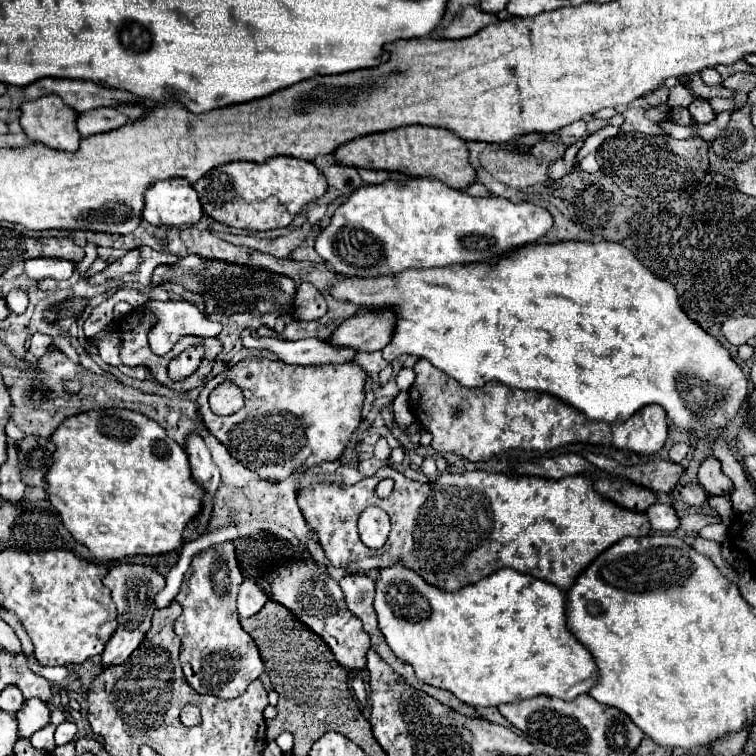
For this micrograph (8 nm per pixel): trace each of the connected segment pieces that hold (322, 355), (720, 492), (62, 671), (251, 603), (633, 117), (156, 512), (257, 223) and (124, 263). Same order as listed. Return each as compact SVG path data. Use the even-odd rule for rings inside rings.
M244 330L240 336L246 348L266 348L276 352L282 362L286 364L346 364L354 362L356 352L354 348L334 348L328 340L306 338L298 342L290 340L276 340L276 338L262 338L252 330Z
M706 458L700 466L698 480L704 486L704 490L712 496L726 496L734 490L734 484L728 476L724 476L720 462L716 458Z
M34 657L28 658L28 665L35 674L44 676L46 680L50 680L54 684L68 684L72 680L70 668L48 668L48 666L40 665Z
M244 580L238 592L238 612L242 618L254 616L268 602L268 596L256 586L254 580Z
M628 108L624 115L624 124L620 126L620 132L623 134L635 132L636 134L642 134L645 136L666 136L666 132L646 116L648 108Z
M124 408L90 410L64 420L52 434L52 440L56 452L46 476L48 500L60 512L64 526L78 542L88 546L94 558L122 560L128 556L156 556L174 552L184 544L184 530L202 512L206 492L190 476L186 450L168 438L162 426L144 414Z
M274 156L264 164L230 162L216 166L194 184L194 190L198 192L200 204L210 218L226 226L256 232L290 226L306 204L326 194L328 182L312 162L290 156Z
M134 248L134 250L130 250L126 256L114 260L112 264L108 264L102 272L90 276L88 282L90 282L92 286L100 286L100 284L106 284L108 280L118 280L118 278L122 278L124 274L134 272L134 270L140 266L140 260L142 260L142 258L140 258L140 248Z

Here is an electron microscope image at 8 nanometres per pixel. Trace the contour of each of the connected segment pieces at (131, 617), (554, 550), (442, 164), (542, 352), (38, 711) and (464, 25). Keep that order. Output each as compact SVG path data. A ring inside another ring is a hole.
M120 564L120 566L114 566L106 574L104 584L114 594L114 602L118 606L118 628L110 636L110 640L102 652L102 664L108 666L108 664L122 664L138 648L138 644L142 644L142 636L146 636L146 632L150 630L150 620L152 620L152 614L156 610L154 598L164 588L166 580L154 568Z
M386 464L374 476L346 488L340 488L336 484L312 484L310 488L302 488L298 492L298 506L308 526L318 536L318 542L322 544L328 560L336 568L348 574L370 574L402 562L406 568L422 576L428 584L448 592L456 592L468 584L474 584L500 568L514 568L522 574L530 574L546 582L550 580L562 590L570 590L576 576L580 576L590 566L590 562L606 548L610 548L624 536L642 538L650 534L650 522L644 512L630 512L602 498L594 492L592 480L586 476L568 476L562 480L553 480L539 476L488 474L484 470L474 470L464 474L444 472L438 480L420 484L408 480L396 468ZM384 478L392 478L396 484L388 498L378 498L376 484ZM366 506L384 508L392 522L390 536L386 544L378 550L366 548L358 534L356 520Z
M406 126L388 132L376 132L370 136L362 136L358 140L350 140L334 150L334 160L338 166L350 168L366 168L366 170L388 170L400 172L412 178L434 178L444 182L450 188L464 190L468 184L476 180L474 168L468 164L468 148L466 142L454 136L452 132L428 126Z
M568 240L568 242L556 242L556 244L528 244L520 250L510 250L508 254L500 256L498 260L492 260L490 264L480 262L480 264L468 264L468 266L464 264L464 266L448 266L448 268L430 268L430 270L406 270L402 274L378 276L378 278L344 278L344 280L338 280L338 284L332 288L332 296L338 300L350 300L354 304L362 304L362 308L366 310L388 308L388 306L396 310L398 330L392 342L382 350L384 360L388 362L392 362L400 354L415 355L418 358L430 360L438 370L442 370L444 374L448 374L450 378L454 378L456 382L468 388L484 386L488 380L498 380L510 388L546 392L570 404L572 408L580 410L590 420L626 422L640 408L648 404L660 404L666 410L670 424L676 430L690 432L694 442L704 440L706 444L712 444L722 434L724 426L736 418L742 402L748 396L748 378L744 376L742 366L712 334L704 332L700 324L694 324L694 320L690 320L686 312L682 312L676 288L670 282L654 276L646 266L640 264L640 260L628 248L616 242L586 244L586 242Z
M30 698L18 710L16 720L18 720L20 738L30 738L30 734L50 724L50 708L46 702L38 698Z
M466 6L462 10L462 14L444 30L444 38L468 38L476 32L480 32L482 28L490 26L490 24L498 24L500 18L494 14L486 14L474 6Z

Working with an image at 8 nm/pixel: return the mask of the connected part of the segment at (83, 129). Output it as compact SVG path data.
M96 108L96 110L82 112L78 116L76 124L80 136L92 136L92 134L116 130L116 128L124 126L126 122L128 122L128 118L114 108Z

